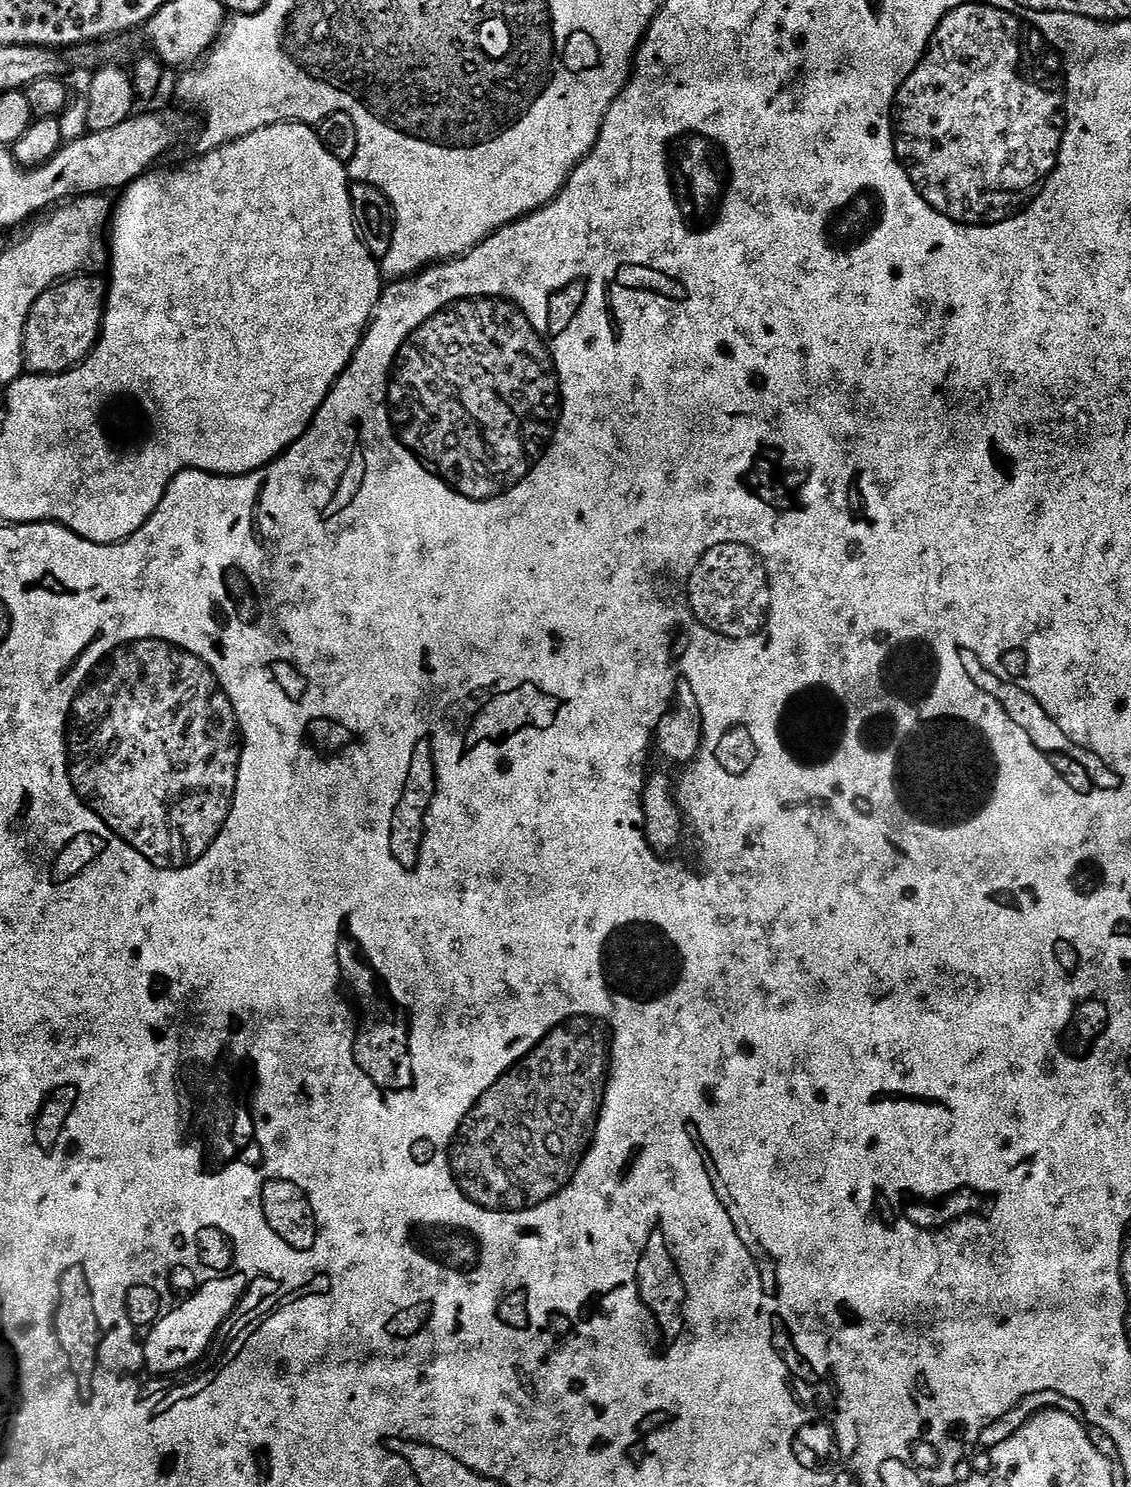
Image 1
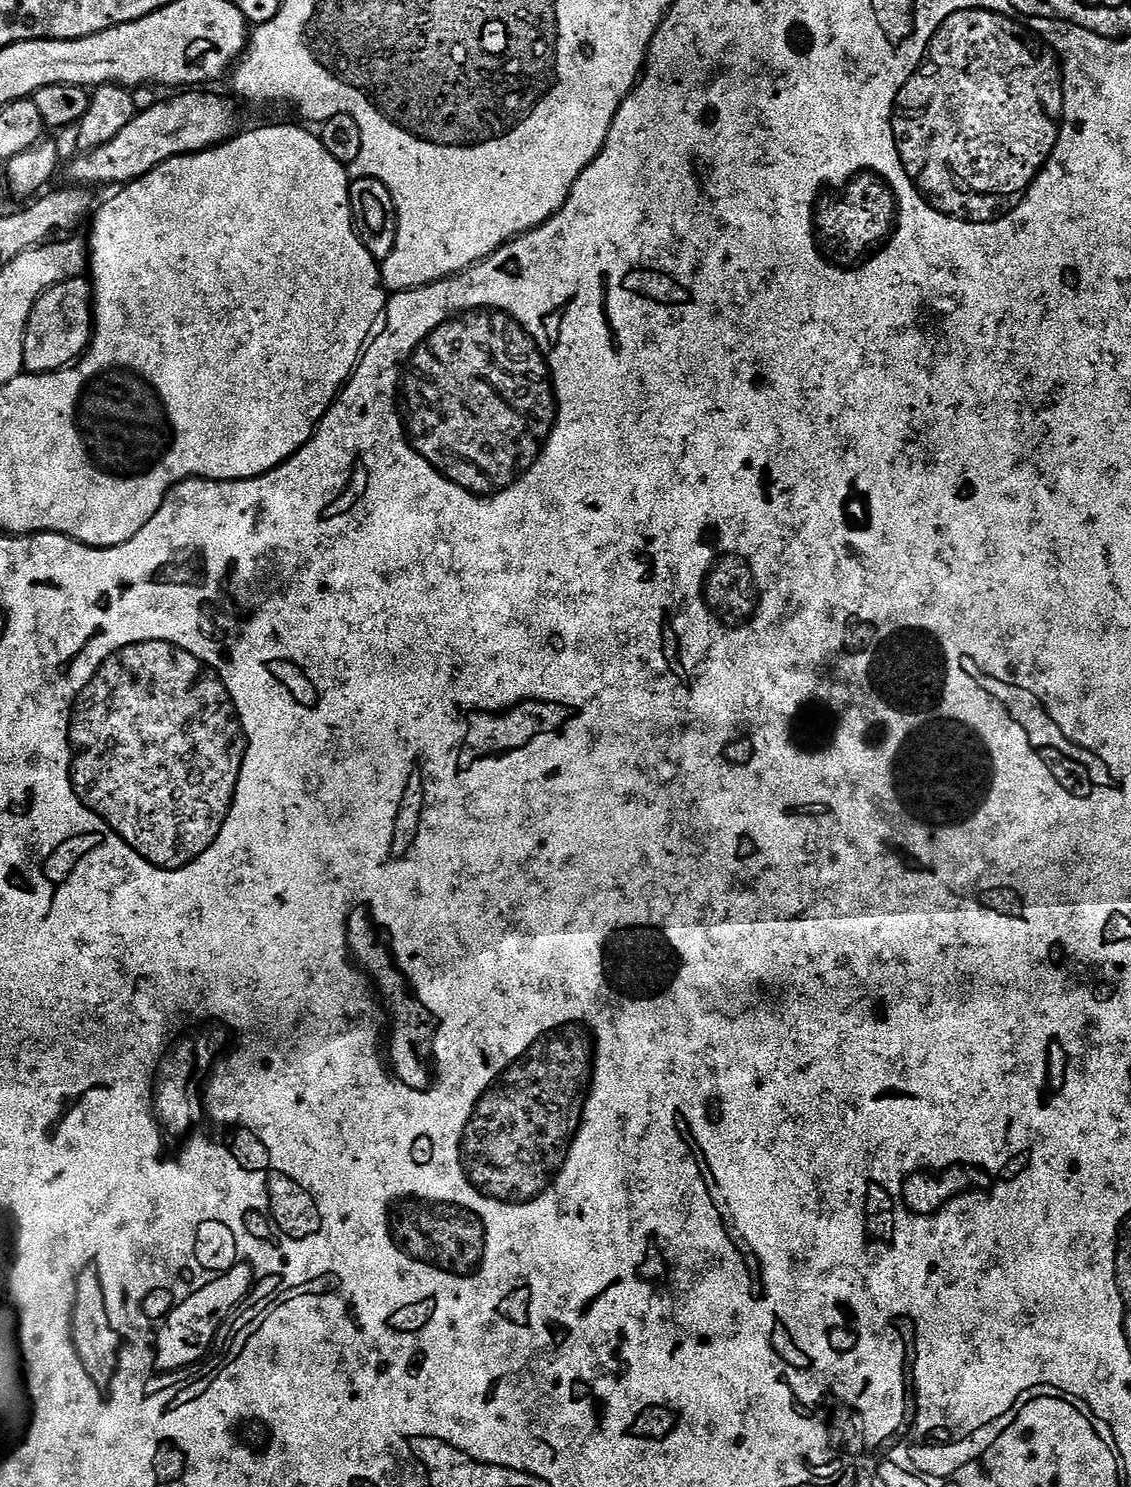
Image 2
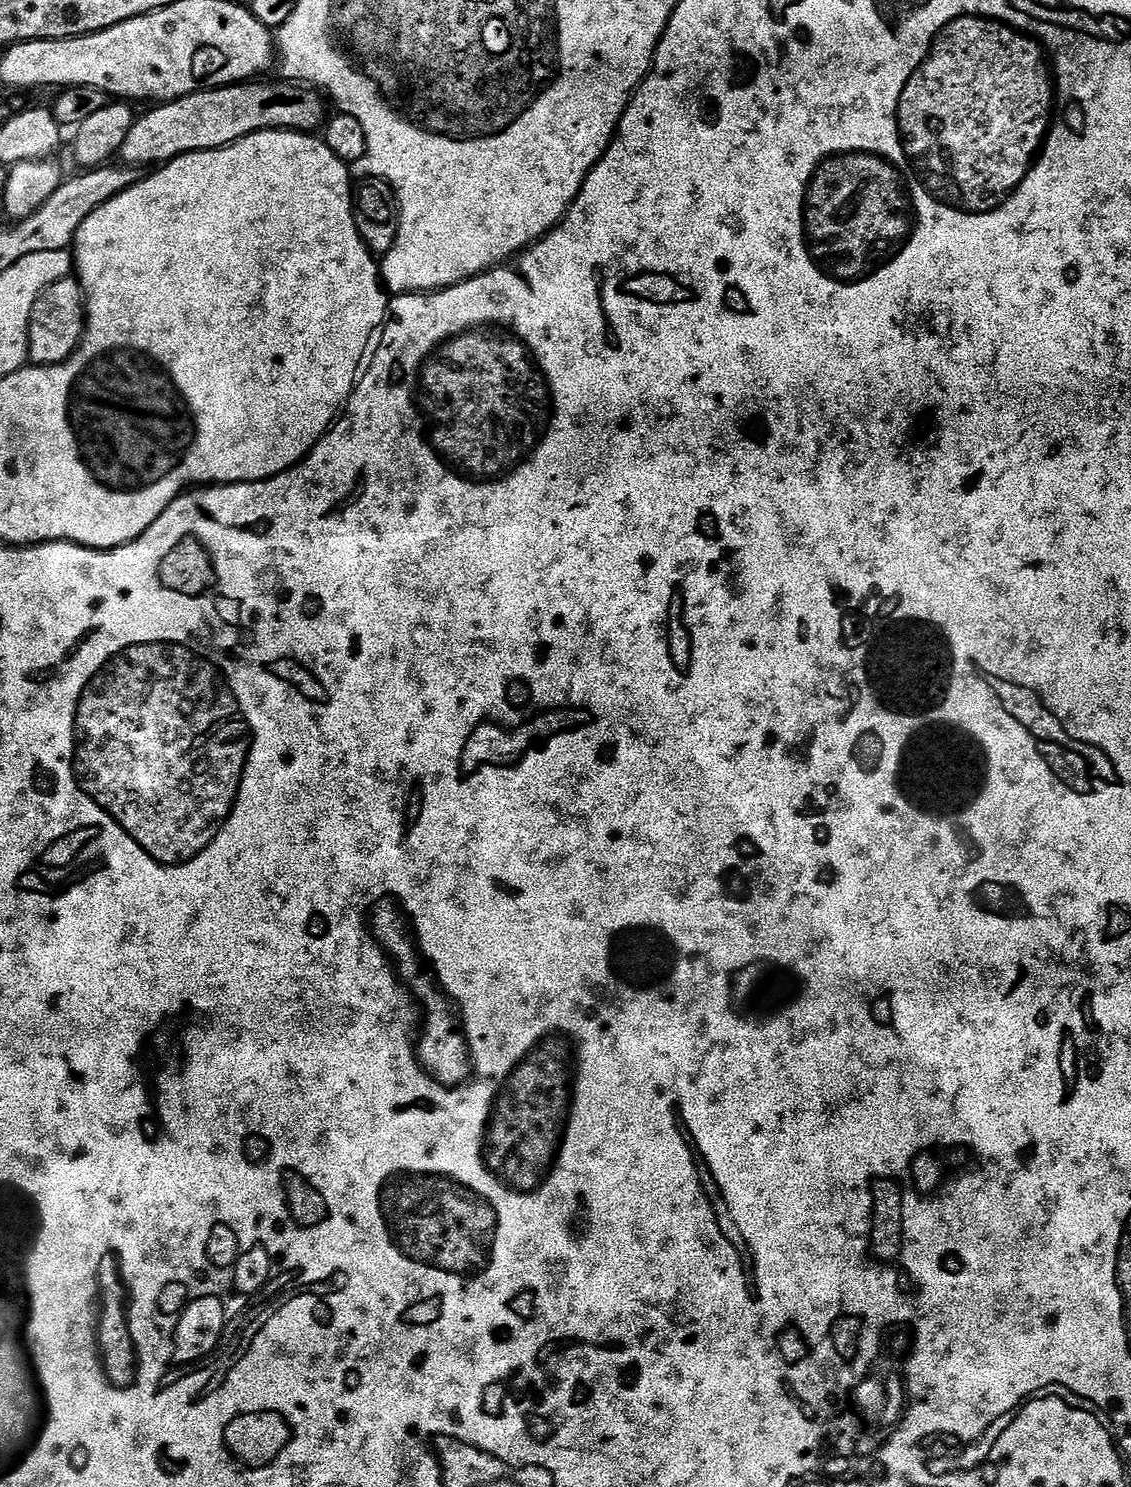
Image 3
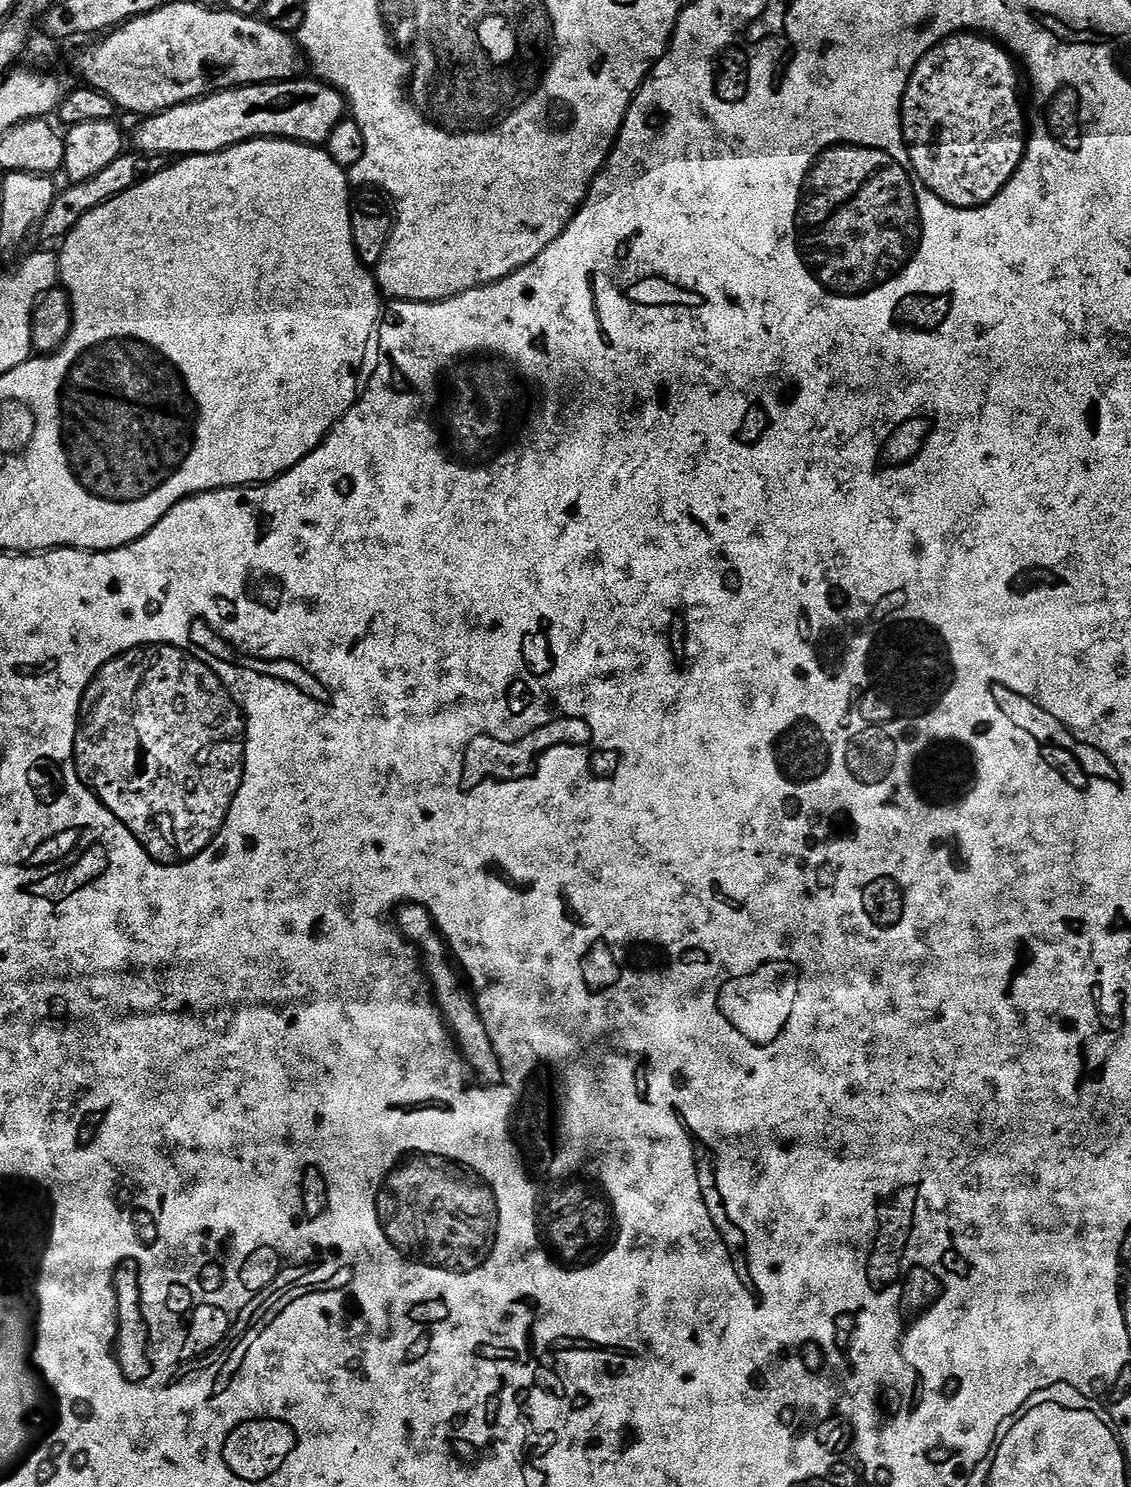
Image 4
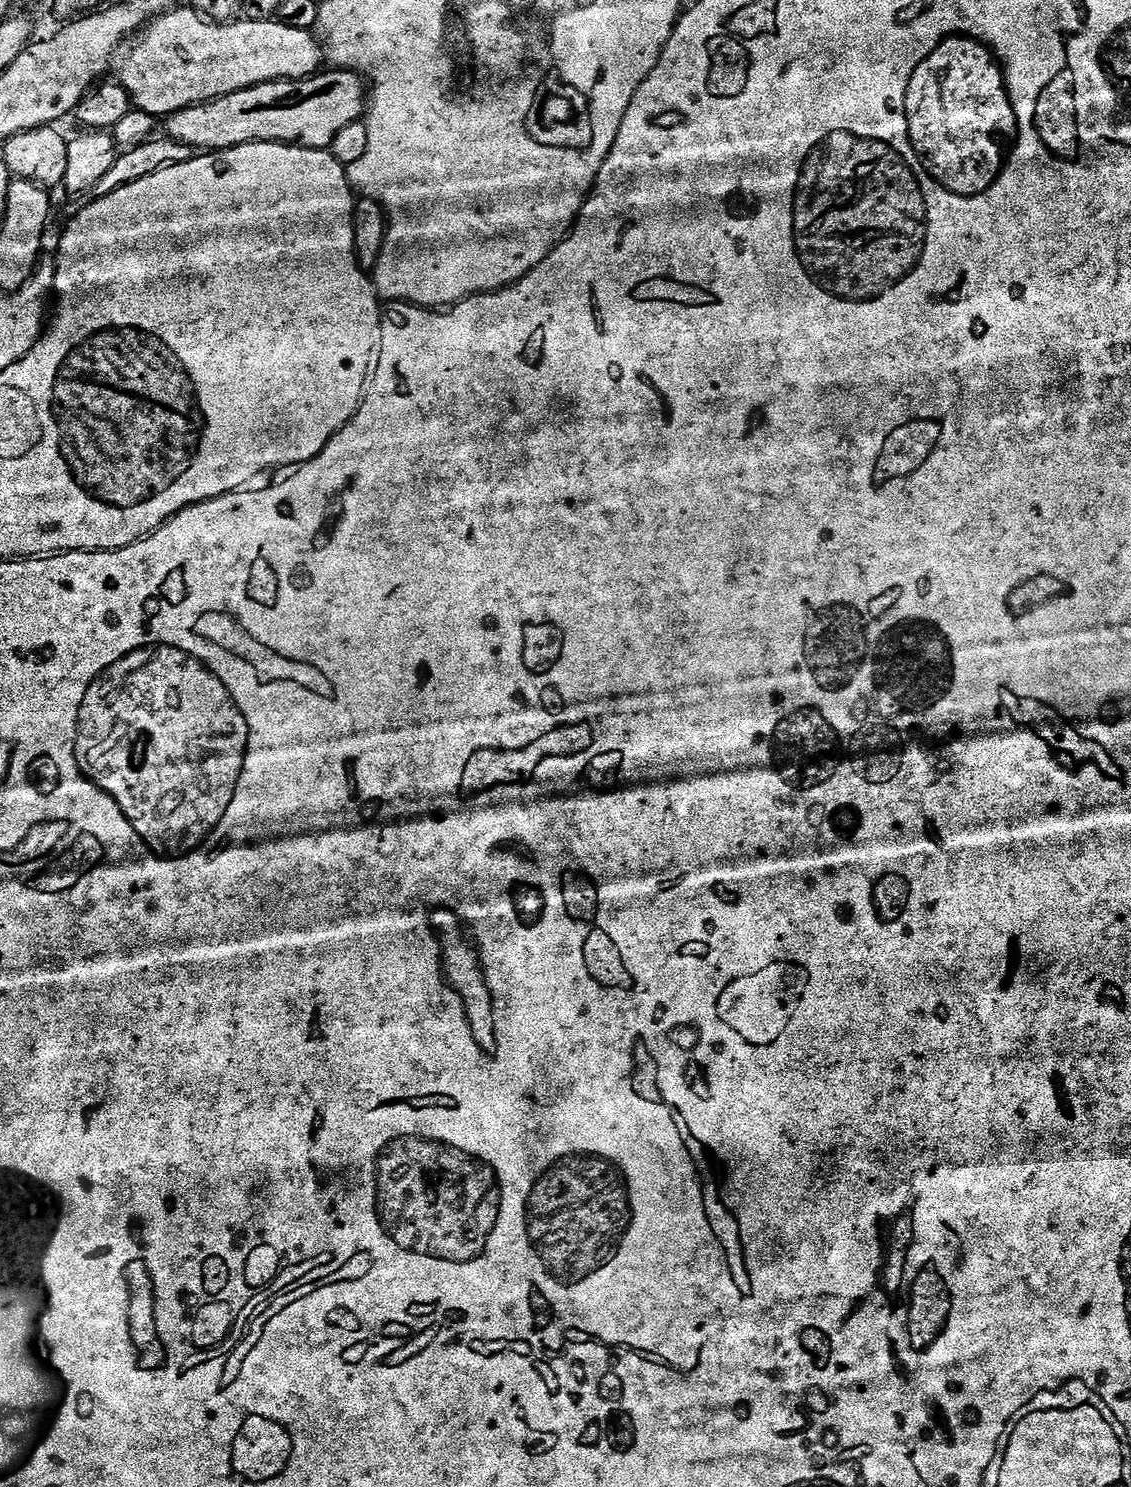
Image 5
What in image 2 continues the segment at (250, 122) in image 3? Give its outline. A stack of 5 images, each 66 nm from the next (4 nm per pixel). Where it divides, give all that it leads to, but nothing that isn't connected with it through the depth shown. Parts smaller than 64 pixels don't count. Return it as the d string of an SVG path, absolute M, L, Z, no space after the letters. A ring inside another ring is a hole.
M184 90L169 95L172 96L169 100L150 105L145 112L144 109L137 111L130 126L118 130L110 142L81 151L69 164L67 161L66 172L68 168L68 176L72 179L69 181L76 186L90 186L94 182L127 186L170 158L203 152L224 143L237 131L236 108L226 97L204 91L208 90Z

